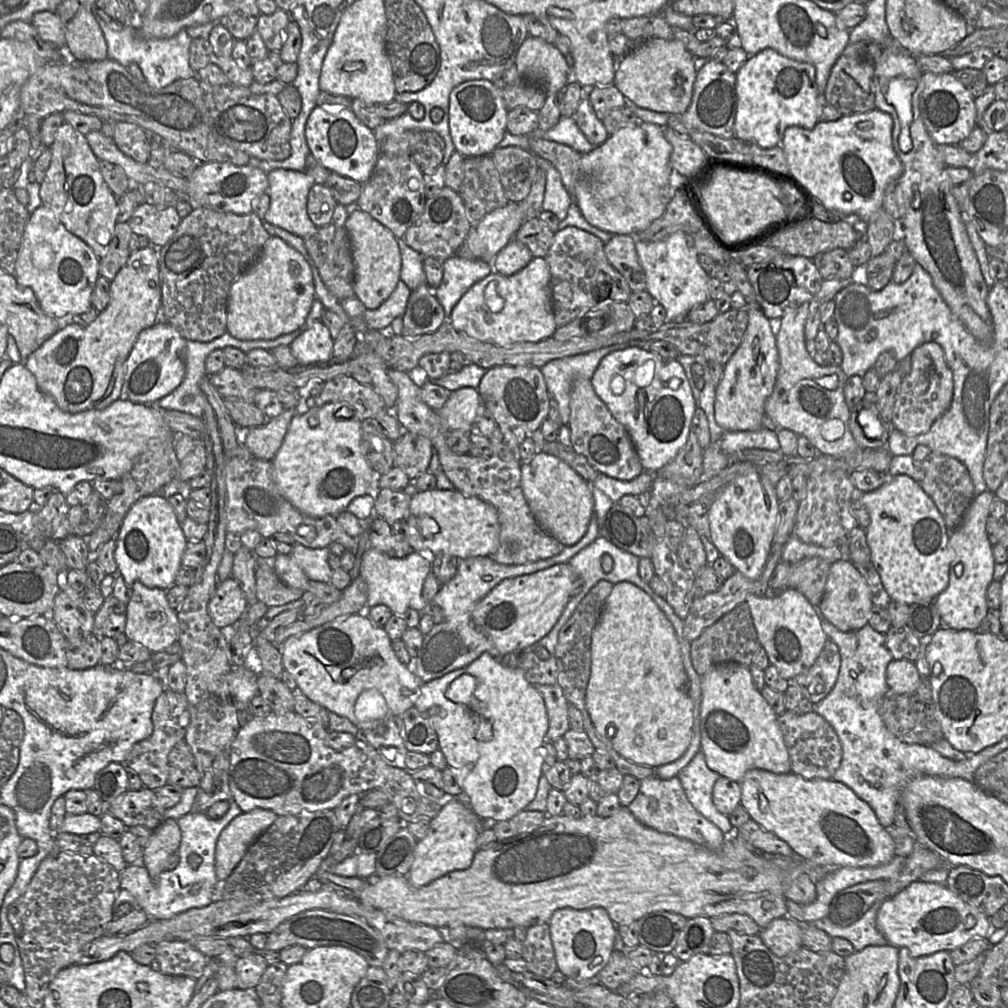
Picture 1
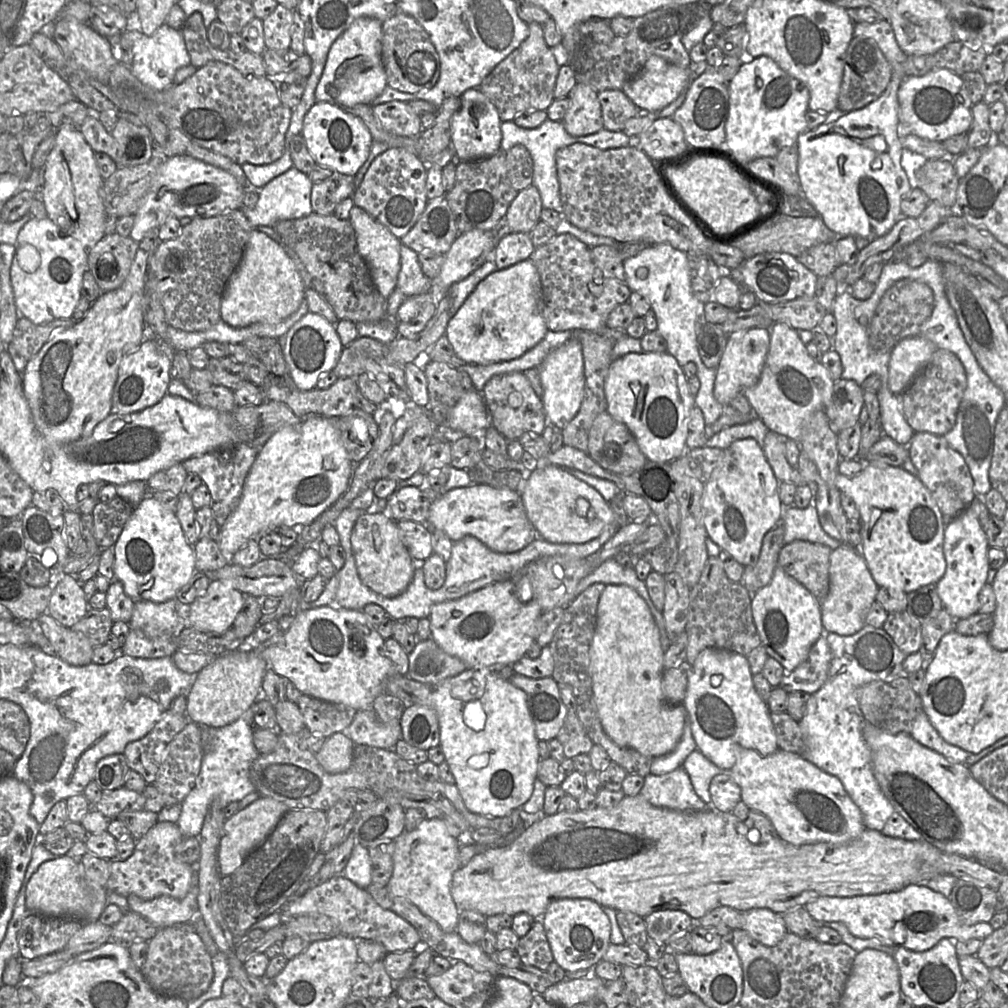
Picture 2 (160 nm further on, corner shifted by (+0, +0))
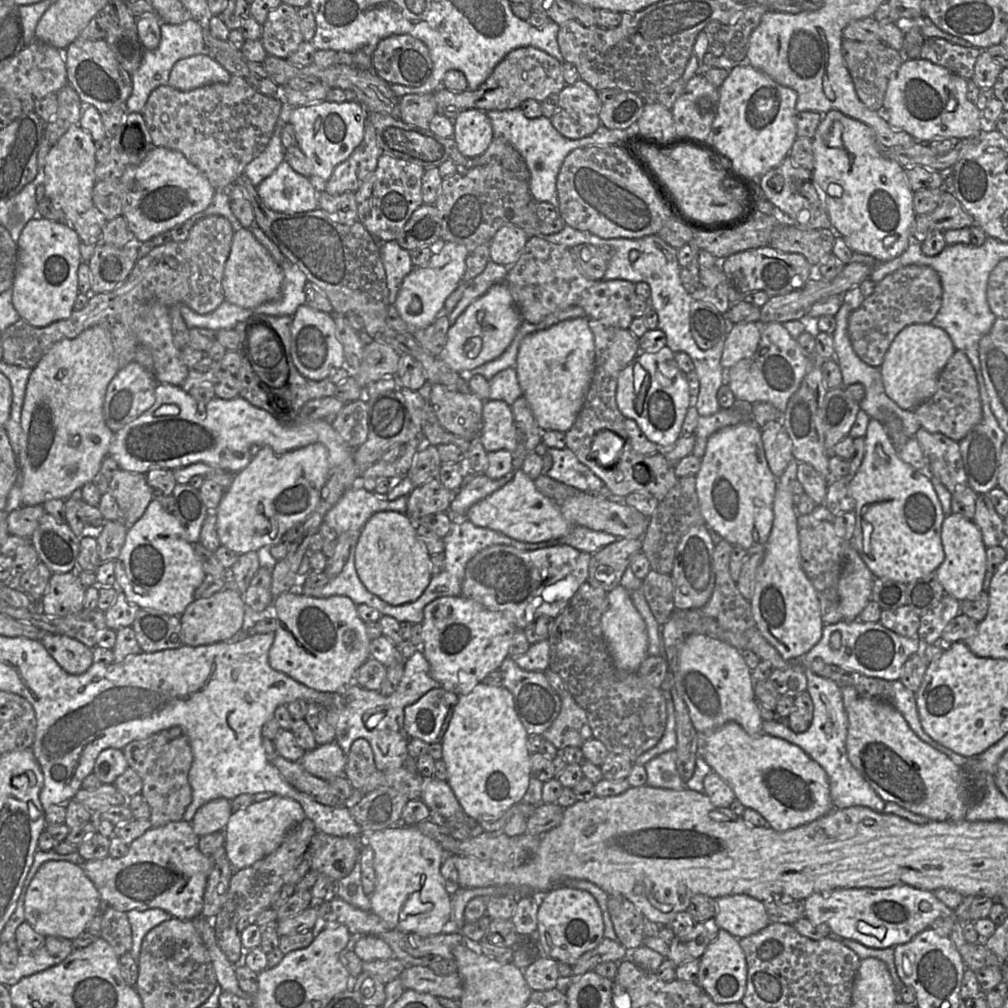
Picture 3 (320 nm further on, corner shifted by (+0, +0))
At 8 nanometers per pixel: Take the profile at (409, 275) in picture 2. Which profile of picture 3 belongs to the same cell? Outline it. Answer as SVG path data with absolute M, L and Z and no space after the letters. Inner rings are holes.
M396 240L381 242L379 251L386 272L389 304L394 305L404 277L414 266L410 252L401 248Z

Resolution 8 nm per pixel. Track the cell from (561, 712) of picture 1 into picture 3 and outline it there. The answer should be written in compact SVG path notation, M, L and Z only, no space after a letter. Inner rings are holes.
M510 656L505 658L499 670L502 686L513 695L516 713L528 735L542 734L557 718L561 709L561 699L549 684L545 673L542 671L525 671Z

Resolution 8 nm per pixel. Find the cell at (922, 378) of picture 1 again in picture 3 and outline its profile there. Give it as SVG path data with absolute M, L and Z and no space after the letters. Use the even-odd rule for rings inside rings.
M956 350L939 375L937 388L931 398L914 410L921 428L941 433L960 442L982 420L982 404L976 372L967 355Z

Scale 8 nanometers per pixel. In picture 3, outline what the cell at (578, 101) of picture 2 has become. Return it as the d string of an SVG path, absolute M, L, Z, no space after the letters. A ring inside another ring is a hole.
M579 79L558 93L559 103L551 122L564 137L572 140L593 134L601 125L598 91Z

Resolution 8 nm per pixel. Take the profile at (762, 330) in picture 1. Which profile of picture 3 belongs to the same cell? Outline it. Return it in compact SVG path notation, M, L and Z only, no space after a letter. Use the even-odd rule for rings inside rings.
M762 323L735 324L727 335L721 357L721 366L727 370L740 360L751 357L761 339Z

